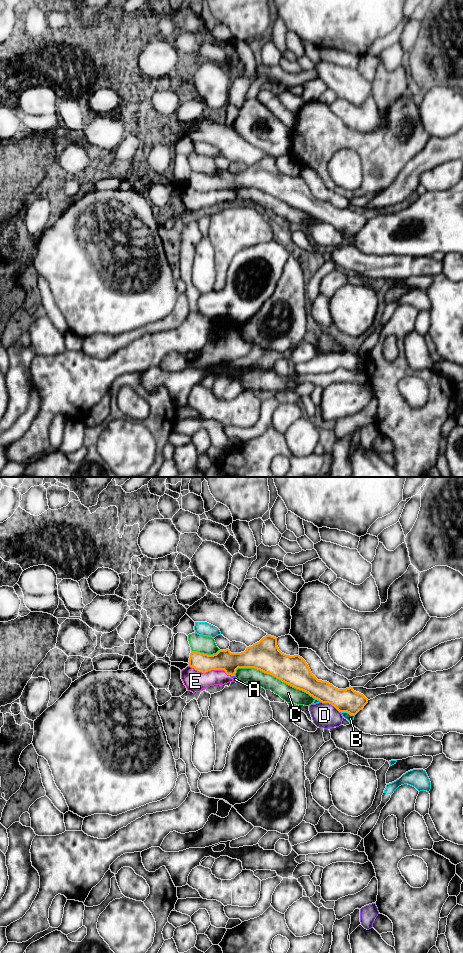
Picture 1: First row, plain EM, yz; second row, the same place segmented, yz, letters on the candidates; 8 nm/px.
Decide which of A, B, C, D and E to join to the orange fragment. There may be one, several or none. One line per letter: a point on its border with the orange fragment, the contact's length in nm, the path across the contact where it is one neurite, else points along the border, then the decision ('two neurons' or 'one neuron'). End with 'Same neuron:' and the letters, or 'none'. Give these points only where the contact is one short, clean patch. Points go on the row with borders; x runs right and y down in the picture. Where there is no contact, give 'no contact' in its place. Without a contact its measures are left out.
A: yz (232, 675) | 40 nm | along yz (230, 674), (234, 676) | two neurons
B: yz (348, 712) | 120 nm | two neurons
C: yz (274, 676) | 700 nm | two neurons
D: yz (330, 703) | 190 nm | two neurons
E: yz (209, 670) | 340 nm | two neurons
Same neuron: none

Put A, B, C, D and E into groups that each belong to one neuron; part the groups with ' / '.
A E / B / C / D

